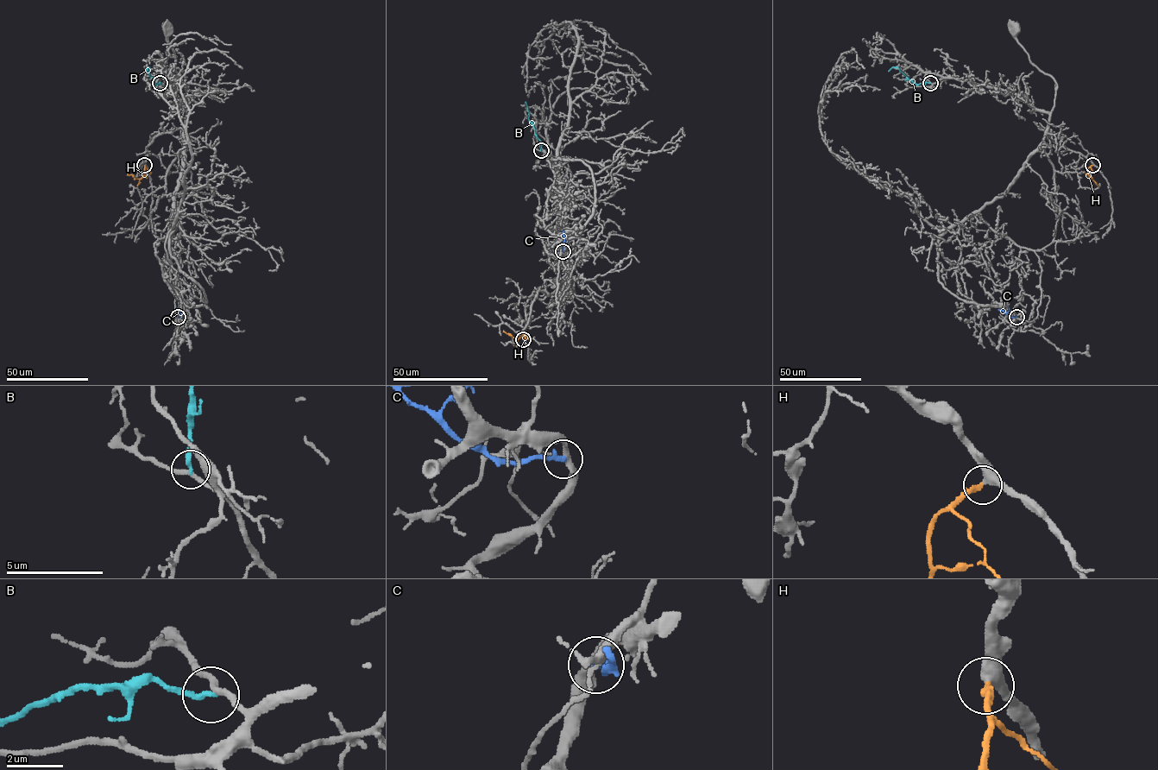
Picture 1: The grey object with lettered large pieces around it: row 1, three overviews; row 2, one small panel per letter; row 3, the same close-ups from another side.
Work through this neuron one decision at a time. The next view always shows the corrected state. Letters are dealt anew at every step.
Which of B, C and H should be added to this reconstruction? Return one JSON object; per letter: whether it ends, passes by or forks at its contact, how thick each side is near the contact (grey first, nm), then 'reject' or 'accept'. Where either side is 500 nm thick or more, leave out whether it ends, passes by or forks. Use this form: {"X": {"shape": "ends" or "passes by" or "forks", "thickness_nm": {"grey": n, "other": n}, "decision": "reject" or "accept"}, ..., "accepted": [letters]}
{"B": {"shape": "ends", "thickness_nm": {"grey": 220, "other": 200}, "decision": "reject"}, "C": {"shape": "ends", "thickness_nm": {"grey": 360, "other": 240}, "decision": "reject"}, "H": {"shape": "ends", "thickness_nm": {"grey": 440, "other": 280}, "decision": "accept"}, "accepted": ["H"]}

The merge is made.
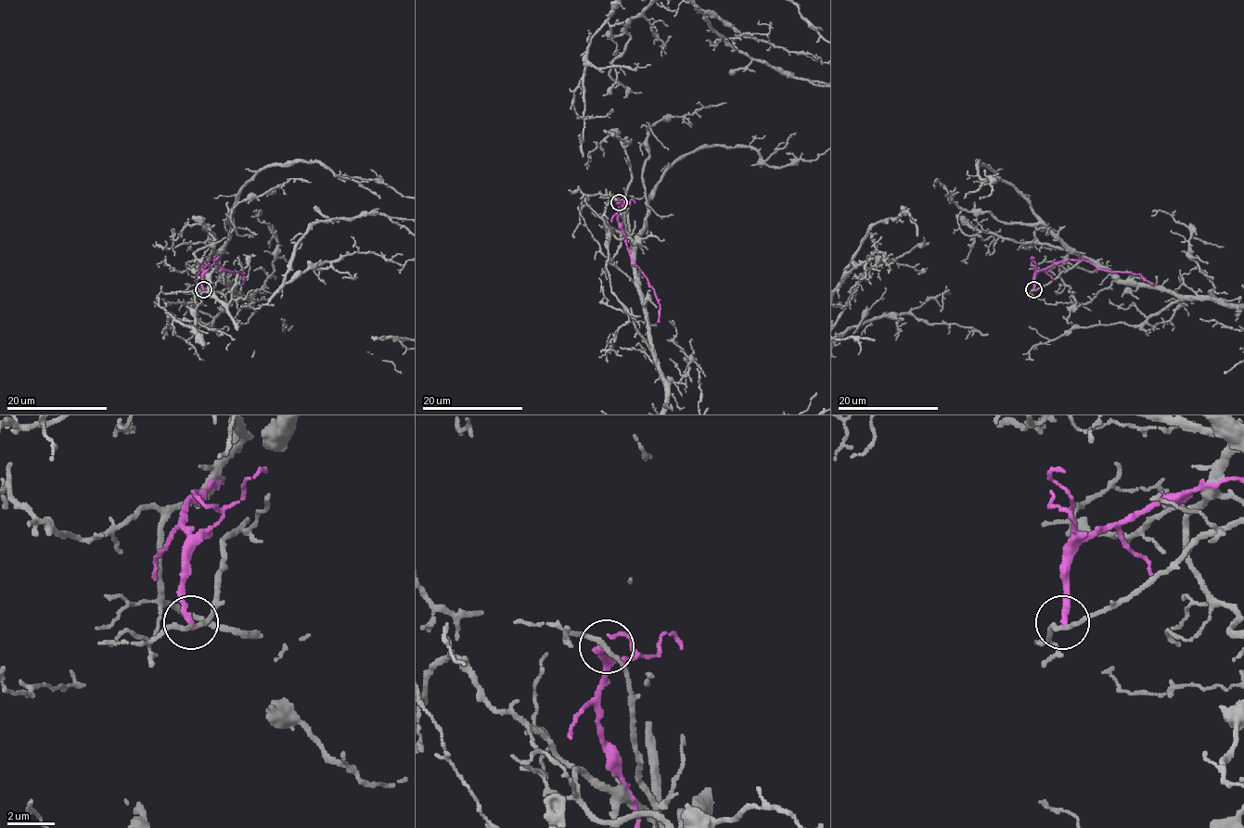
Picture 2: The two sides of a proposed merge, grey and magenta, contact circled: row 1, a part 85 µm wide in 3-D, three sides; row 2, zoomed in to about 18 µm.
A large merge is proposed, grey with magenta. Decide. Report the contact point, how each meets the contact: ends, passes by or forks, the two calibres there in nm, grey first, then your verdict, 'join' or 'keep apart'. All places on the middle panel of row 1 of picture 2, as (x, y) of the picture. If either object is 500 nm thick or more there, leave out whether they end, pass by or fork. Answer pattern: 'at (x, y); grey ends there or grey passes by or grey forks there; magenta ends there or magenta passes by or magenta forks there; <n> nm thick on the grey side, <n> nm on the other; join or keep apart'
at (619, 202); grey passes by; magenta ends there; 180 nm thick on the grey side, 260 nm on the other; keep apart

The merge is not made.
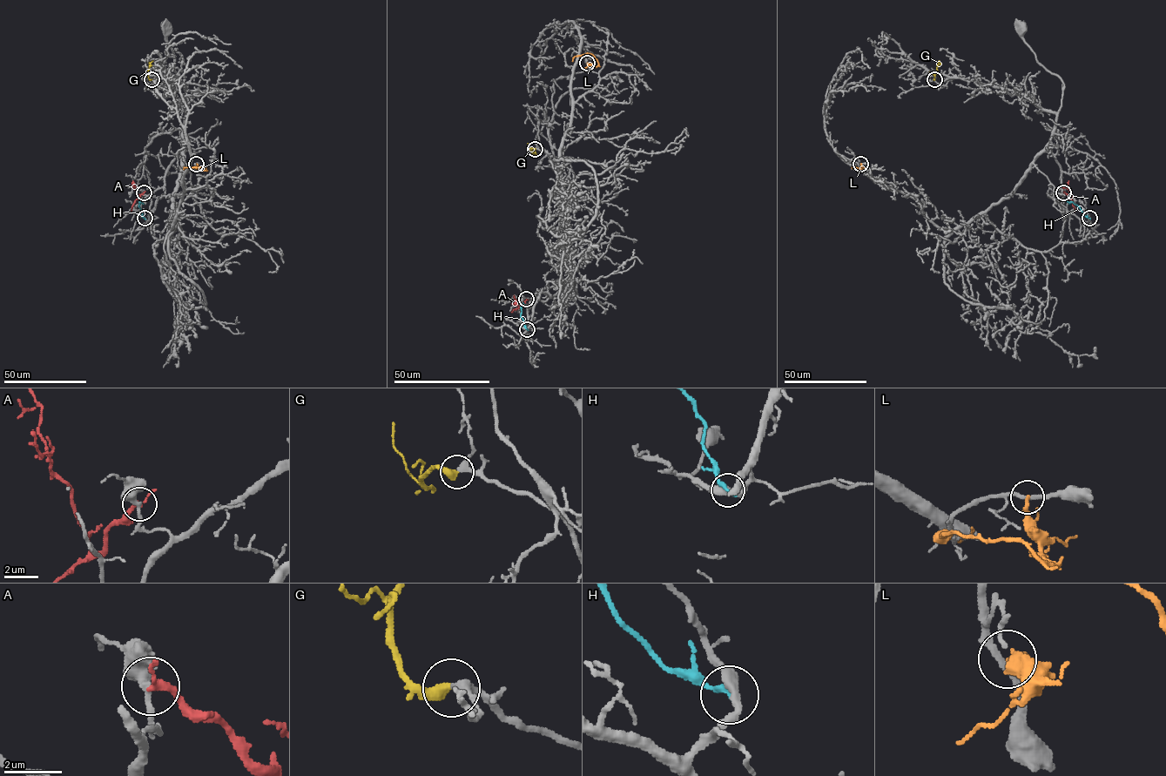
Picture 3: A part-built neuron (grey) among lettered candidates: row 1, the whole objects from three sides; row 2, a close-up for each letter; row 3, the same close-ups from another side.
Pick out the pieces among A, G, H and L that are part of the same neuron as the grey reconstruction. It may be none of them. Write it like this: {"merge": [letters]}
{"merge": ["G"]}

